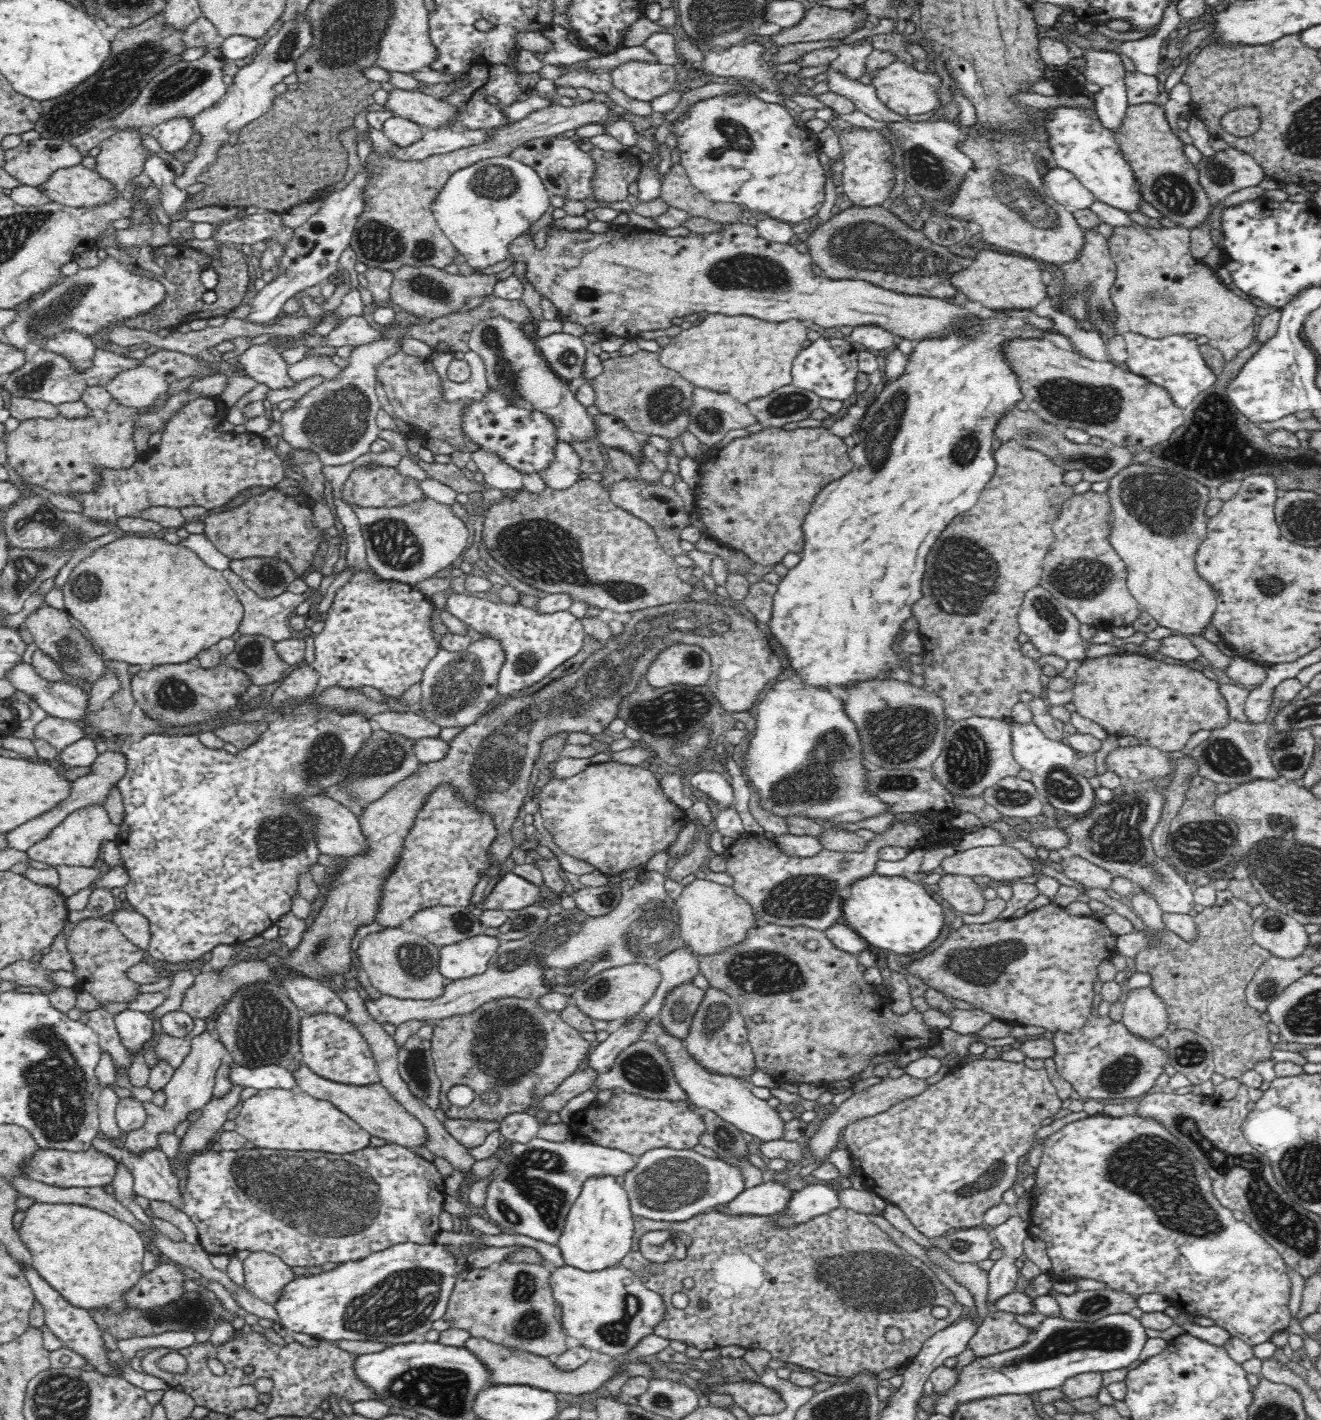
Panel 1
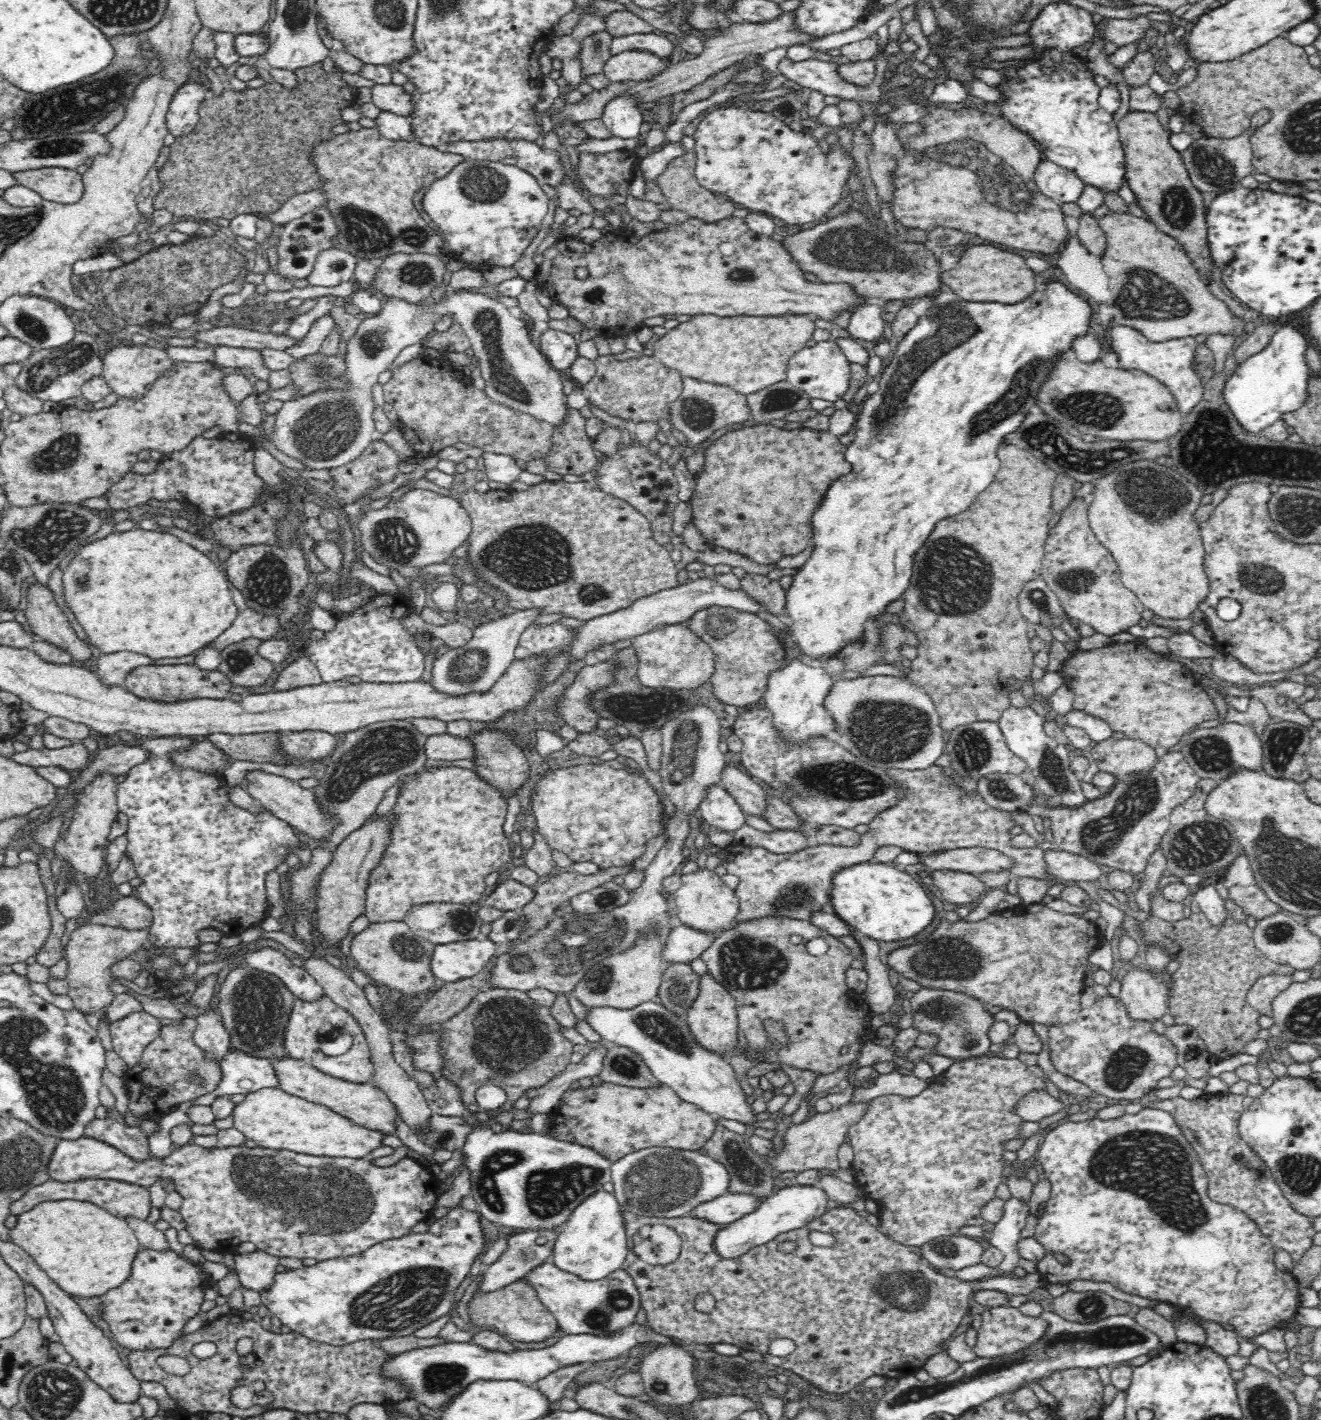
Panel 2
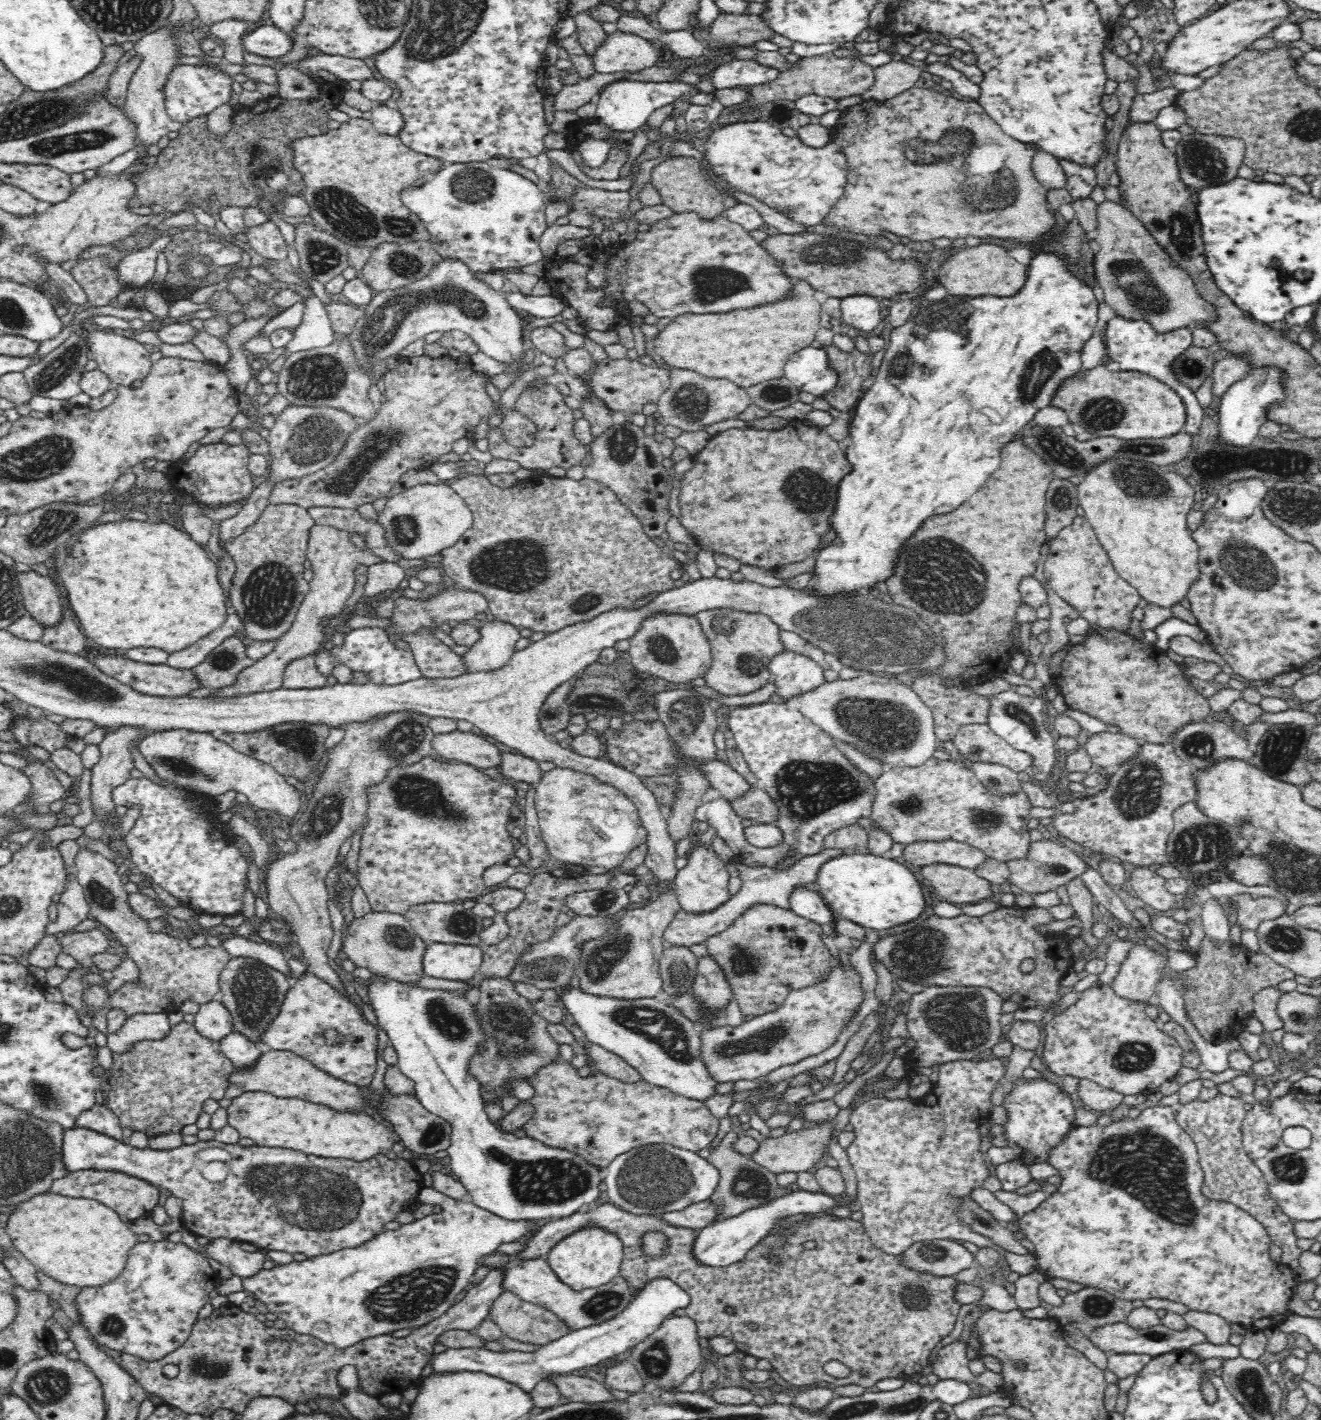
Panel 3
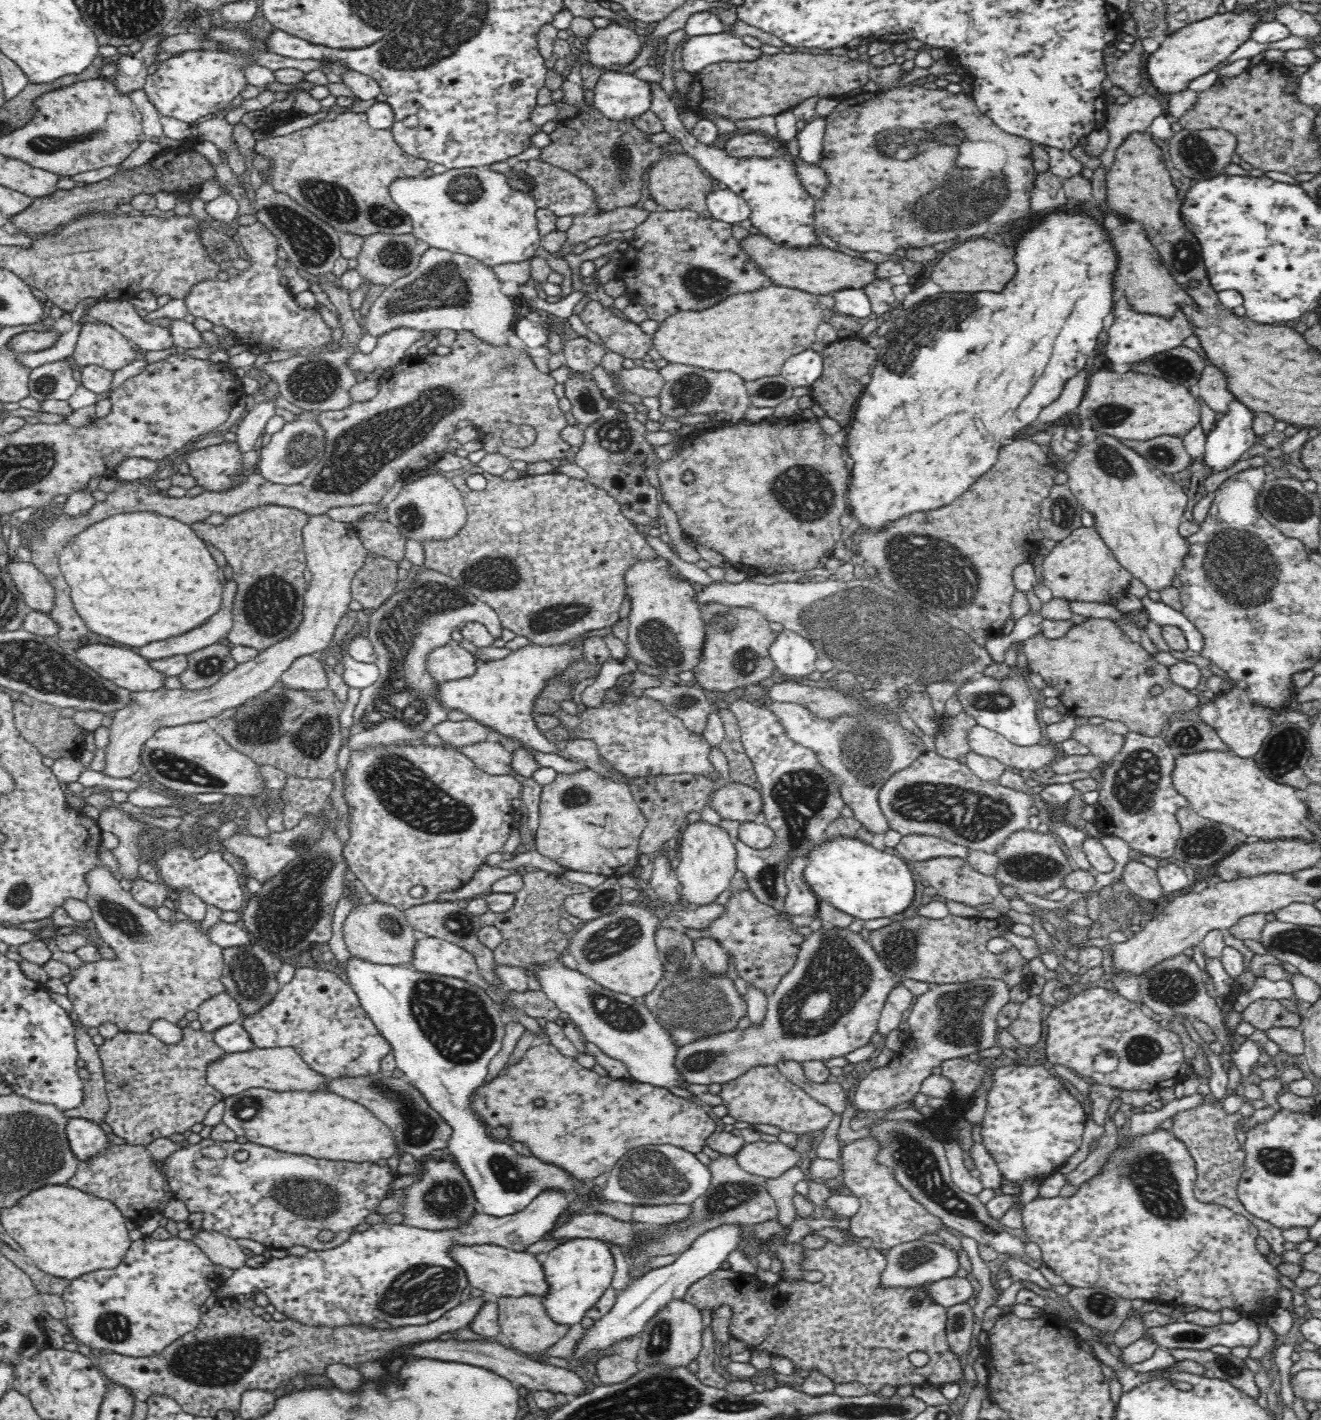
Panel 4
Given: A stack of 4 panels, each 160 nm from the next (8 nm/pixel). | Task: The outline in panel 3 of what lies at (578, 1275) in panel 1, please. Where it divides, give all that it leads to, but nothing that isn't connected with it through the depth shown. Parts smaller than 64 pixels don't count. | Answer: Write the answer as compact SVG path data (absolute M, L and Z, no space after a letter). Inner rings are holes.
M495 1251L494 1253L484 1255L479 1260L478 1266L485 1266L489 1271L500 1268L500 1271L503 1272L502 1290L512 1292L526 1302L536 1303L540 1307L551 1310L572 1331L600 1324L600 1322L614 1318L632 1300L631 1285L620 1274L606 1284L598 1285L596 1288L574 1291L574 1289L568 1287L567 1284L558 1279L558 1276L552 1271L547 1260L541 1257L532 1260L520 1259L514 1255L506 1255Z

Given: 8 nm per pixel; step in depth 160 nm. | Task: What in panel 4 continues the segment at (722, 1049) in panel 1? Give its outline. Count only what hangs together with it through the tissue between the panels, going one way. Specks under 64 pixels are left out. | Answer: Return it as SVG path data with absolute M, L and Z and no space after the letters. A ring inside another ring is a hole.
M704 931L702 936L693 940L695 961L703 964L707 972L726 974L728 970L728 955L721 946L721 942L712 938L709 932Z

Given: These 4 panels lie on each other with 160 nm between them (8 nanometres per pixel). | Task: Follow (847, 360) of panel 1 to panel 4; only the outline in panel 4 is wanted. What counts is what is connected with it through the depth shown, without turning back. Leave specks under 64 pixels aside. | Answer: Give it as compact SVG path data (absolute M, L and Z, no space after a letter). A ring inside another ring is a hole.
M806 349L791 356L781 366L781 375L794 386L810 387L822 374L822 355L812 349Z

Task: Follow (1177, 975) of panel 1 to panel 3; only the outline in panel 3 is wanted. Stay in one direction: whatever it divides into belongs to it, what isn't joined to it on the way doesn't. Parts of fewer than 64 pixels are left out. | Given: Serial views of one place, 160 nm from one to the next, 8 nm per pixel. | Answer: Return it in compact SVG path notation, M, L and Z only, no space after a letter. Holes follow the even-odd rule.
M1210 937L1202 939L1202 948L1198 950L1198 958L1196 958L1198 966L1190 968L1183 972L1181 978L1185 982L1191 984L1191 989L1182 993L1186 1012L1192 1024L1196 1026L1197 1032L1206 1040L1212 1040L1212 1034L1224 1034L1230 1028L1237 1028L1240 1033L1240 1024L1242 1020L1246 1020L1254 1010L1253 998L1257 992L1263 988L1274 987L1283 980L1294 978L1295 972L1289 968L1275 964L1275 962L1266 954L1251 953L1244 945L1237 945L1231 941L1226 941L1224 944L1214 944Z

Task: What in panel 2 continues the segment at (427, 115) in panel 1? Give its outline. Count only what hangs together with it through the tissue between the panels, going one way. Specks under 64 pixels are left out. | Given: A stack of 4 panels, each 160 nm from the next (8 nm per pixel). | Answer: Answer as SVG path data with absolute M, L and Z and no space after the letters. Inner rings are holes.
M374 84L370 95L371 101L381 110L406 117L414 110L414 105L410 101L411 96L404 91L402 85Z

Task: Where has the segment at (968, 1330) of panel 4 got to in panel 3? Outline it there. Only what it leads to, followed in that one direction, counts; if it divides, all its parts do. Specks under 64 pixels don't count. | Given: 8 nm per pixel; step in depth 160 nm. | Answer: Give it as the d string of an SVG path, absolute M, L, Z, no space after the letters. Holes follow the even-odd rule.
M960 1339L945 1345L936 1356L932 1364L933 1373L940 1379L954 1379L960 1382L970 1383L974 1380L974 1373L968 1368L968 1356L966 1355L967 1342Z

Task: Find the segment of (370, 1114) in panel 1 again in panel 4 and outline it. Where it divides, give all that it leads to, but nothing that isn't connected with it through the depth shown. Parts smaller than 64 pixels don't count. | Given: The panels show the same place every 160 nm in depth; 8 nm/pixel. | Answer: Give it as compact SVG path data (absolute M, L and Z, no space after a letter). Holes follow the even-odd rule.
M255 1047L244 1052L224 1052L218 1060L206 1064L206 1081L224 1097L240 1094L249 1088L268 1088L282 1092L286 1090L318 1090L326 1086L326 1077L310 1069L300 1053L292 1047L262 1048Z

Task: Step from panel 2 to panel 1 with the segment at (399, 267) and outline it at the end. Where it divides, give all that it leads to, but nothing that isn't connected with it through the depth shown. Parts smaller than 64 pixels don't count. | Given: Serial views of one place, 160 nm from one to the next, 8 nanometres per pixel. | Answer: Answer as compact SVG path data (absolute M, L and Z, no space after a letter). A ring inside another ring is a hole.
M402 264L400 268L392 270L393 284L390 288L391 302L402 306L405 312L412 312L423 318L440 318L454 313L472 298L493 295L494 286L499 282L497 274L476 274L459 276L448 273L435 266L410 266Z

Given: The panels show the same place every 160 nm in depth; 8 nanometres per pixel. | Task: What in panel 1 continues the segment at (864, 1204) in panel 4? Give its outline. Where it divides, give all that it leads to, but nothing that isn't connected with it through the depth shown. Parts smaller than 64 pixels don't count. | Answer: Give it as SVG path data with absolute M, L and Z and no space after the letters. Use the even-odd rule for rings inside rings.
M975 1059L959 1064L948 1071L943 1079L924 1088L920 1095L900 1100L885 1112L877 1116L862 1118L844 1128L842 1141L848 1146L852 1158L853 1173L862 1179L864 1190L884 1198L888 1203L896 1205L905 1214L911 1225L932 1241L944 1235L950 1228L970 1229L984 1222L984 1212L996 1204L1002 1203L1002 1194L1014 1184L1018 1176L1018 1158L1033 1149L1034 1134L1040 1130L1040 1122L1052 1117L1062 1106L1062 1098L1044 1068L1030 1069L1021 1062L1004 1061L1003 1059Z

